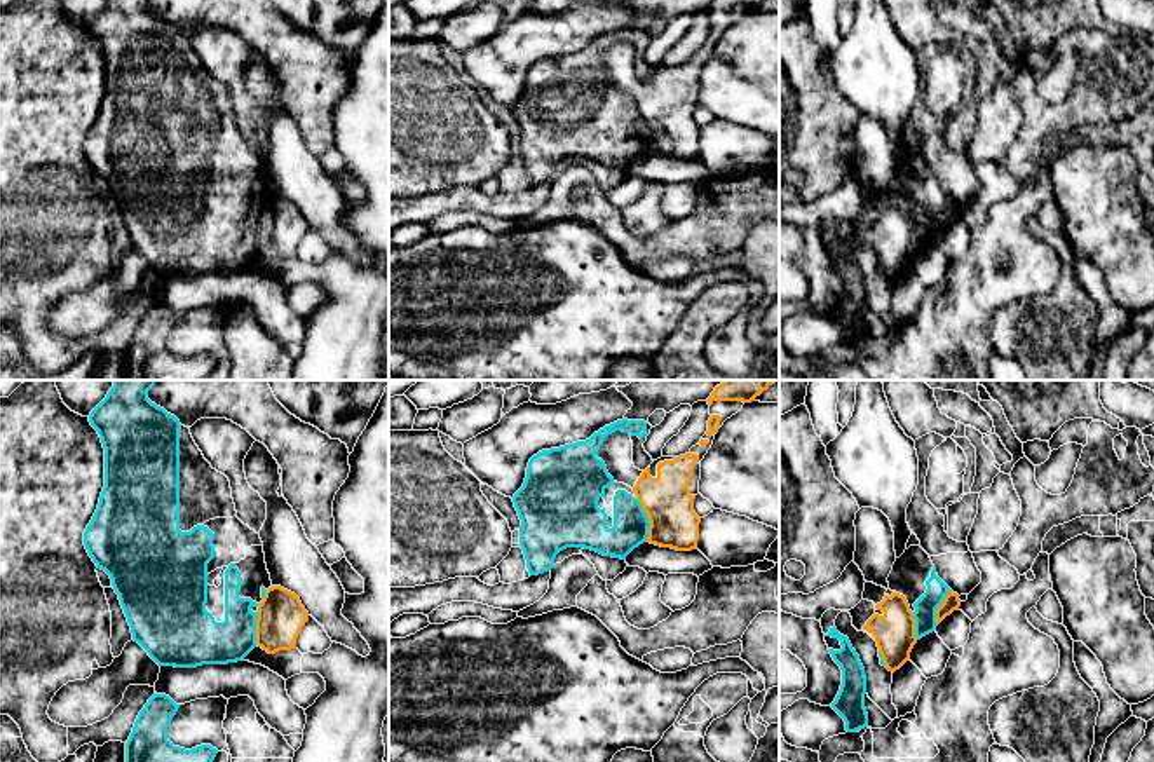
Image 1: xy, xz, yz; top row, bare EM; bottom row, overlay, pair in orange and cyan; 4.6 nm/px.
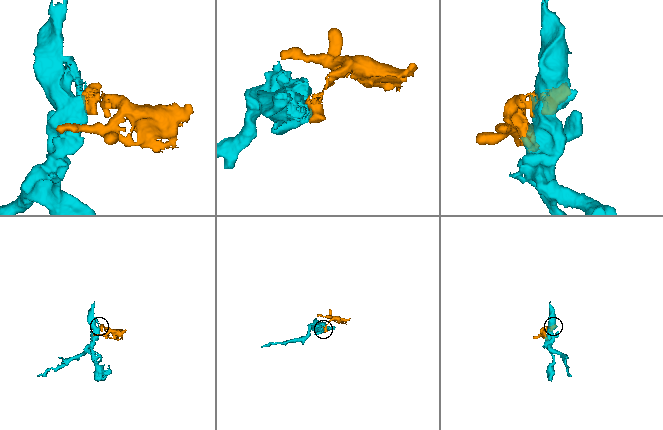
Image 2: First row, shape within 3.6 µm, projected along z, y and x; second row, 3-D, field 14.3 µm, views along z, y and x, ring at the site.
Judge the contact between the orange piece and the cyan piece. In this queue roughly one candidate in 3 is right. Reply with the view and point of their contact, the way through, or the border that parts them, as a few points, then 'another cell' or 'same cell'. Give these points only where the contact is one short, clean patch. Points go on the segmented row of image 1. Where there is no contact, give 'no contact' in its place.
xz (649, 520) | along xz (637, 497), (649, 522), (647, 541) | another cell

